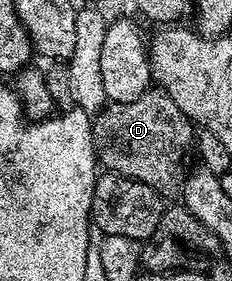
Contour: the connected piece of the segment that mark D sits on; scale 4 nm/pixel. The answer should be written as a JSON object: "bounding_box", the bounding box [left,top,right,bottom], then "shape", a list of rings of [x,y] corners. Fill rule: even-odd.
{"bounding_box":[91,86,196,194],"shape":[[[158,86],[147,88],[134,102],[108,103],[91,125],[96,161],[106,171],[145,182],[145,186],[160,194],[178,193],[182,189],[189,172],[187,151],[192,151],[196,135],[181,106]]]}

